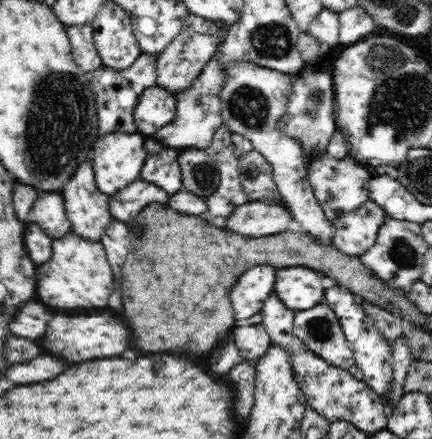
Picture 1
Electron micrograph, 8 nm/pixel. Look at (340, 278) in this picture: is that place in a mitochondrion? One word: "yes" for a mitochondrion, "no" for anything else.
no

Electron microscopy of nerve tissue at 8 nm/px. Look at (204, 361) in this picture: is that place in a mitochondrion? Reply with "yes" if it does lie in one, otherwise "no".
no

